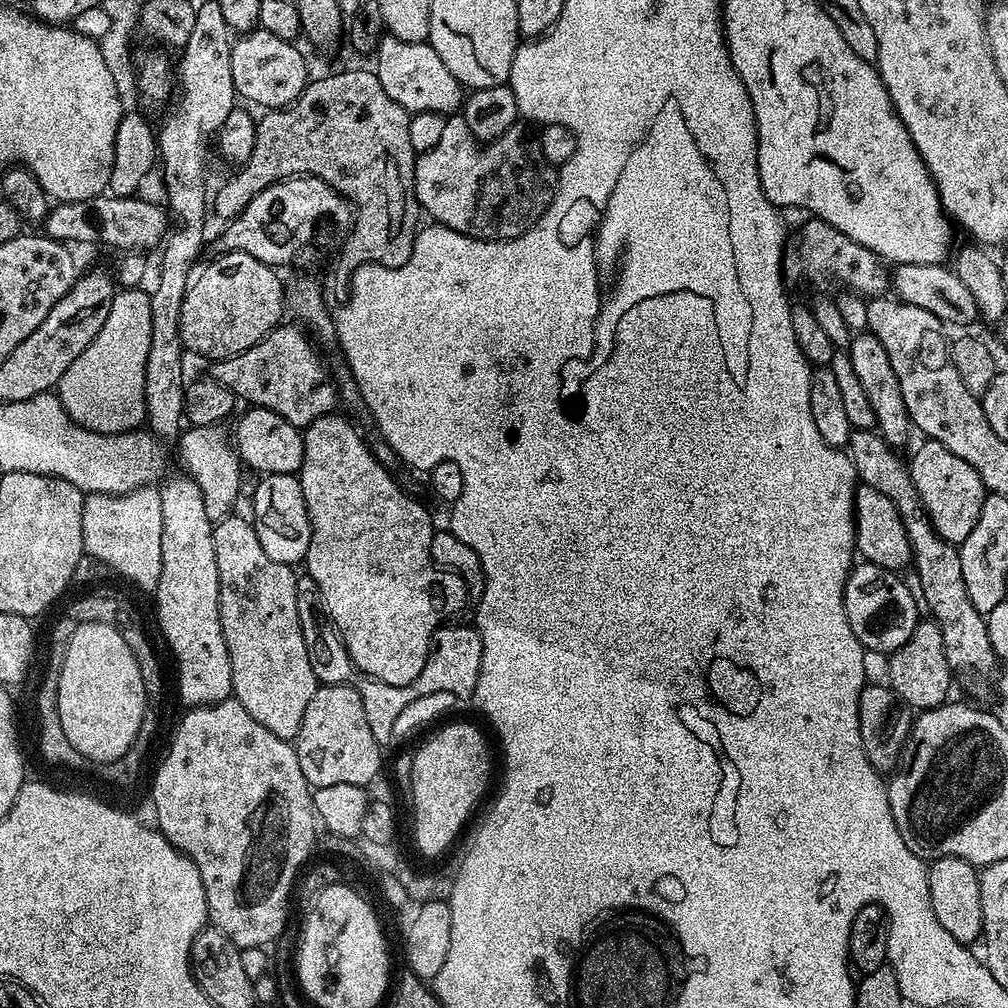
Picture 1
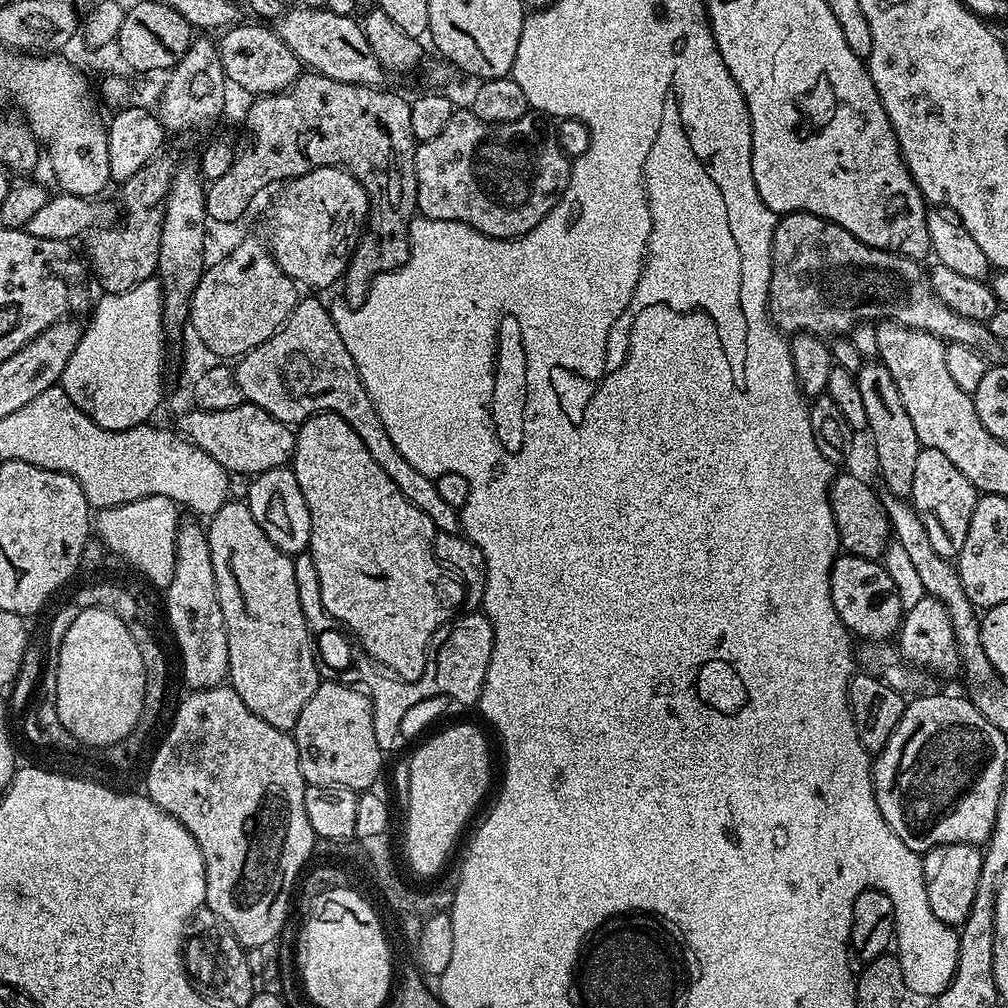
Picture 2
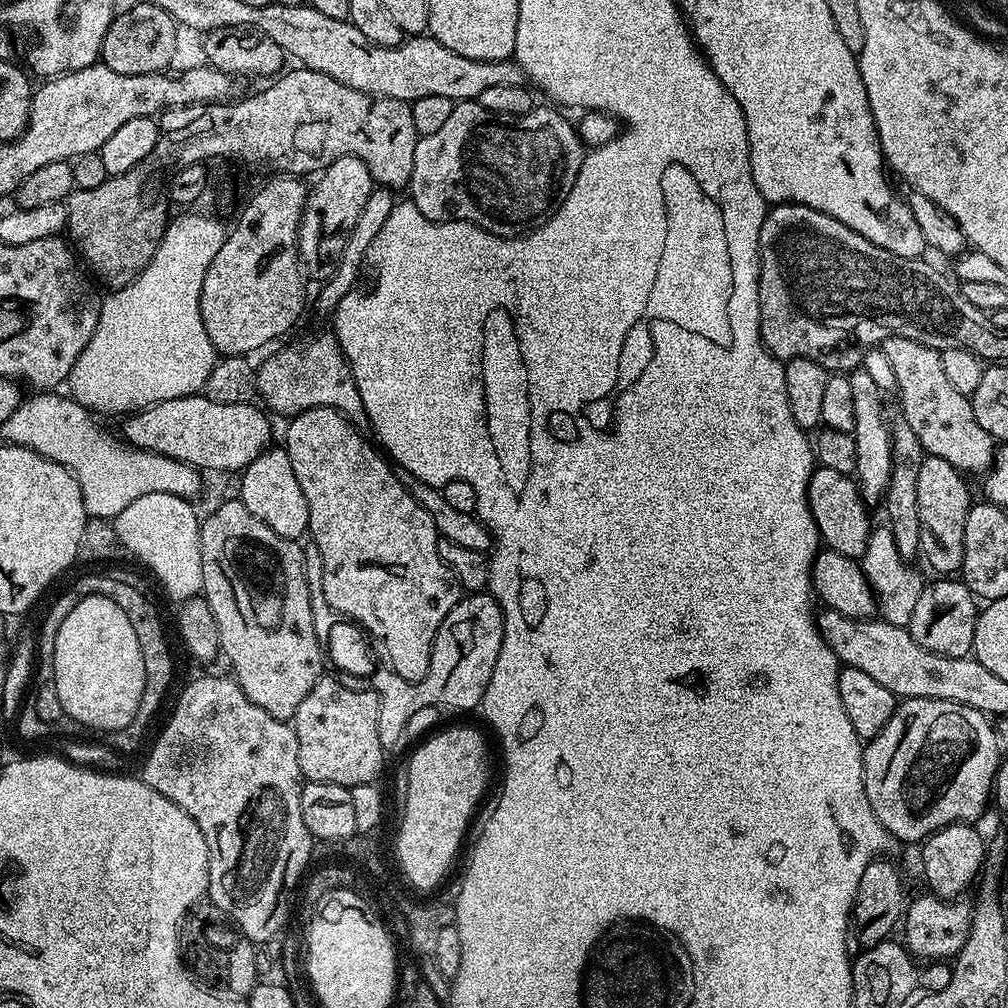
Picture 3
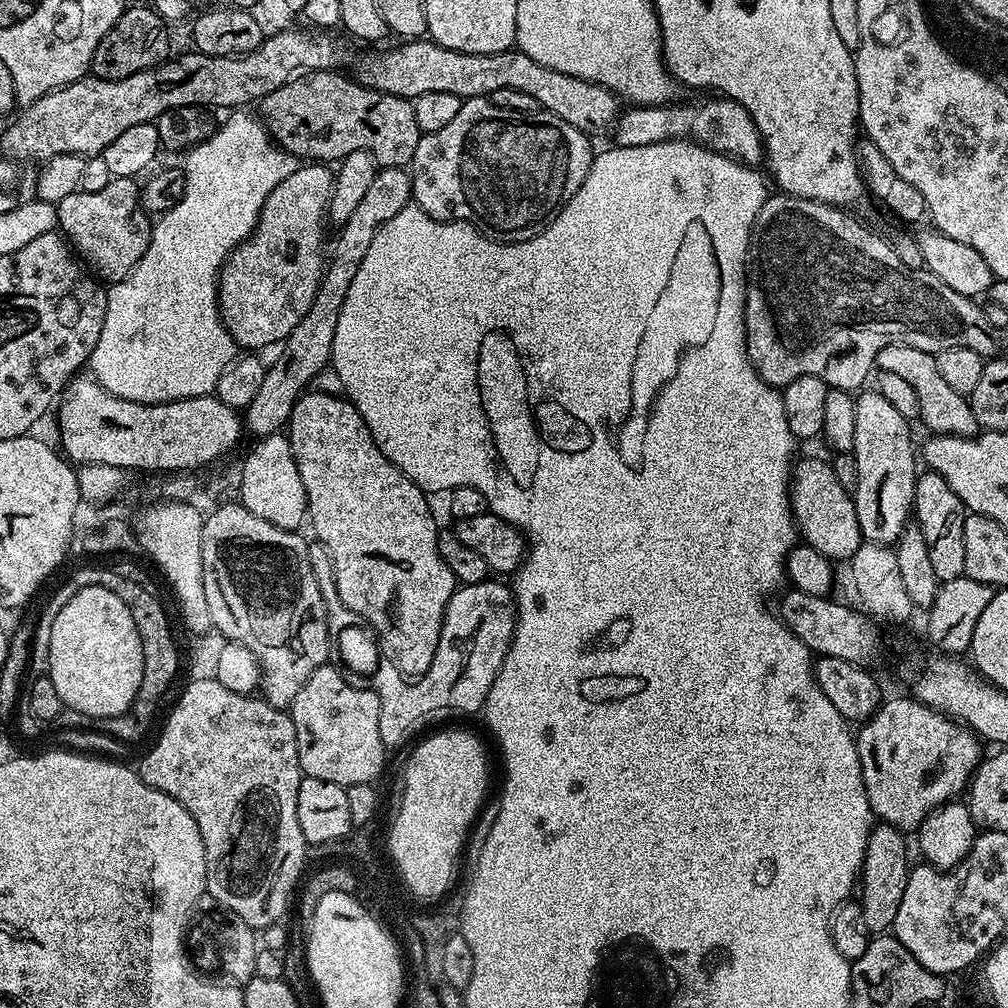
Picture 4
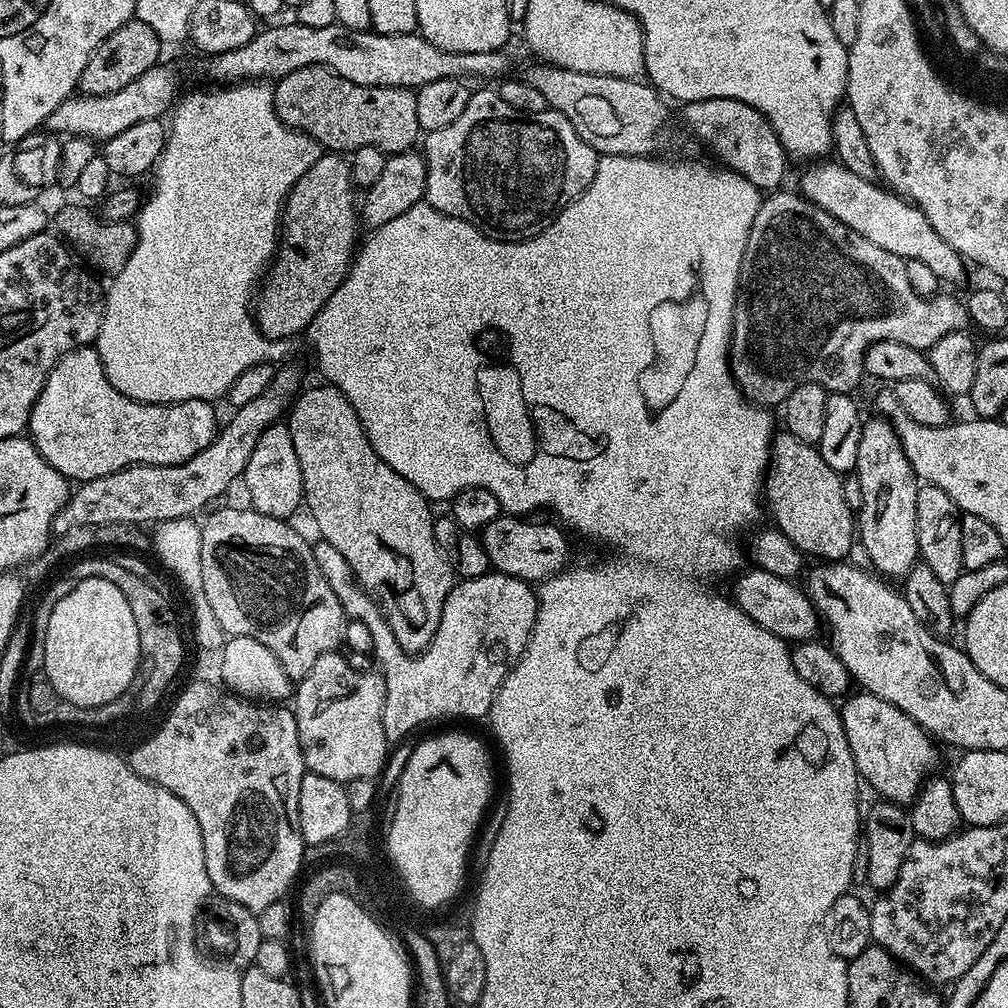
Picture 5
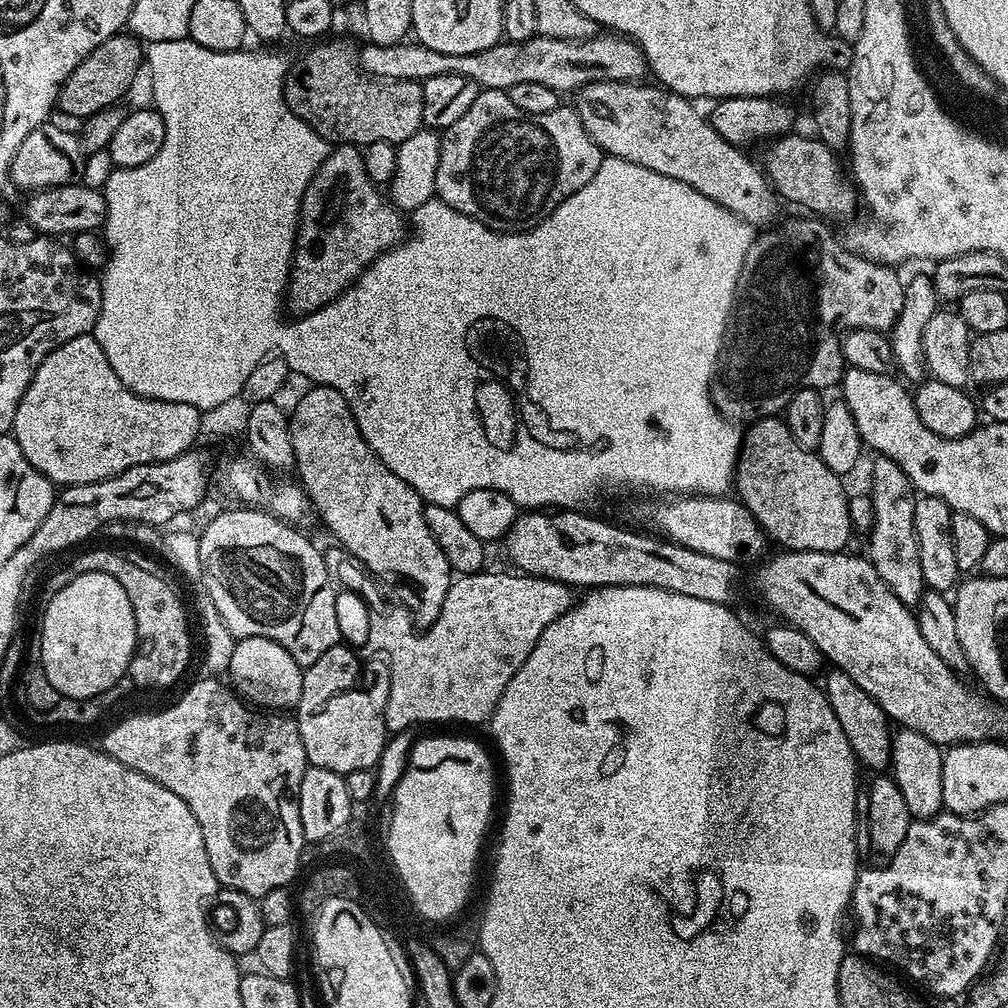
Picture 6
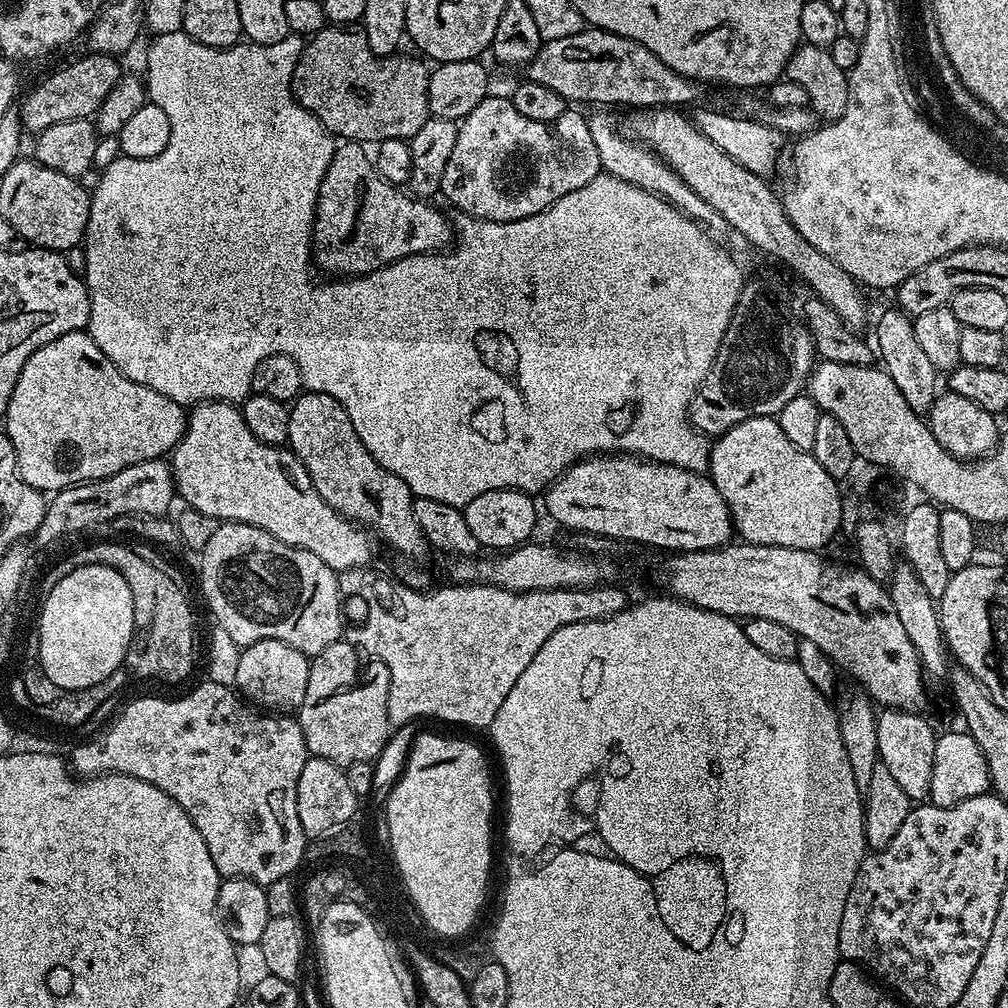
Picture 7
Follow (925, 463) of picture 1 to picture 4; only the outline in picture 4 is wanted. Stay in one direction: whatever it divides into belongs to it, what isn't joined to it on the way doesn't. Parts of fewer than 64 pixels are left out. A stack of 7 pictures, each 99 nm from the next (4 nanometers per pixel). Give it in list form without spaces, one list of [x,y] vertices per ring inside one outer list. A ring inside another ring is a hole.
[[[924,470],[916,477],[916,499],[914,501],[914,523],[922,530],[926,546],[930,546],[930,563],[934,574],[943,582],[964,575],[966,549],[962,547],[962,526],[966,509],[963,502],[950,490],[946,478],[931,470]]]

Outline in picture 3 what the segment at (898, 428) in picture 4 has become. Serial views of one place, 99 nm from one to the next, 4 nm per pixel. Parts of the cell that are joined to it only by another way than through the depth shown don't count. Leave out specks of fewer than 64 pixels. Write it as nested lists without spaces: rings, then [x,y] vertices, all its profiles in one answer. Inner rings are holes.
[[[862,366],[847,373],[847,377],[854,397],[854,430],[851,433],[857,446],[857,466],[854,476],[865,505],[879,505],[888,493],[892,473],[892,429],[890,420],[884,417],[885,397]]]

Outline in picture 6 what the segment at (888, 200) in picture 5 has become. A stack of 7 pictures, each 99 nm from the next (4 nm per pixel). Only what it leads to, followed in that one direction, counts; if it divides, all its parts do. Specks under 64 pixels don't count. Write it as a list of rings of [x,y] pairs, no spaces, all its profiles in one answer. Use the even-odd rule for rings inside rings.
[[[789,134],[769,143],[762,159],[762,171],[768,178],[777,197],[789,200],[800,208],[809,208],[809,213],[820,218],[848,216],[858,208],[858,192],[853,181],[840,169],[837,153],[821,140],[808,136]]]

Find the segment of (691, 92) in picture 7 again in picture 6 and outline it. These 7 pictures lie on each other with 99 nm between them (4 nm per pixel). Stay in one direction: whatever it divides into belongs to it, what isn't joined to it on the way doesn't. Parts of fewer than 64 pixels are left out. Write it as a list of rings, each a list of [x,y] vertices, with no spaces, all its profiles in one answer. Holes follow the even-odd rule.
[[[597,34],[587,40],[564,40],[561,36],[534,35],[517,44],[501,42],[486,50],[478,50],[474,54],[438,54],[438,50],[430,50],[419,42],[405,42],[394,46],[378,46],[365,43],[358,52],[358,63],[367,76],[375,76],[378,80],[419,80],[438,78],[438,74],[458,74],[462,78],[470,78],[481,90],[493,88],[507,92],[510,86],[519,86],[522,82],[539,82],[541,86],[550,86],[550,90],[561,94],[575,94],[580,89],[594,82],[640,82],[648,72],[648,63],[644,51],[619,34]]]

